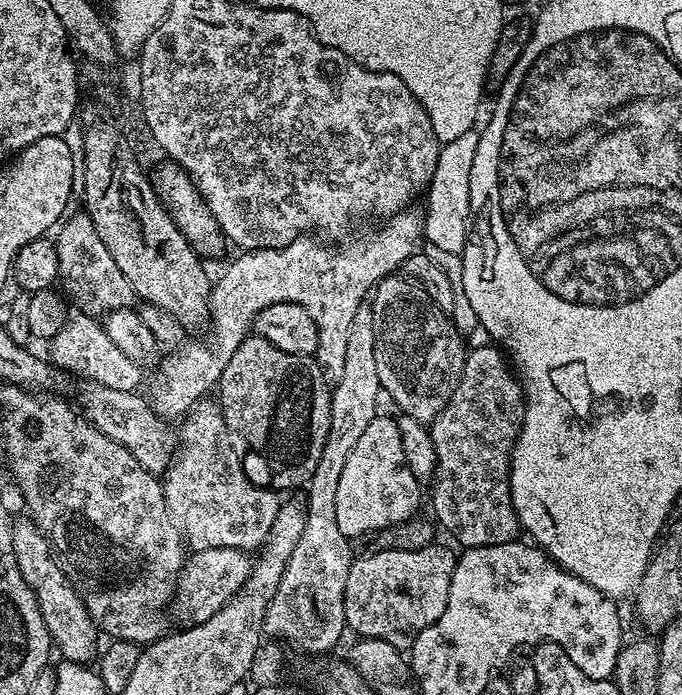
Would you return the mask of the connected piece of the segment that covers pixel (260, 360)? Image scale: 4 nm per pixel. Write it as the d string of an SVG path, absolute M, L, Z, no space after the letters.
M255 334L245 336L244 341L234 350L230 362L218 385L218 403L224 410L226 422L244 436L245 445L252 448L268 463L272 471L271 487L300 488L307 485L308 479L322 458L322 446L330 430L330 410L332 409L332 388L317 359L312 356L290 354Z

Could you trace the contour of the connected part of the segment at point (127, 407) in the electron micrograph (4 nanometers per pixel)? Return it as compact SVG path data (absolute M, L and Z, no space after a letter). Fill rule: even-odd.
M91 382L85 385L82 390L82 402L86 408L87 419L112 441L125 446L148 473L163 475L171 464L178 444L172 426L163 417L157 416L151 403L140 396L141 393L113 390Z

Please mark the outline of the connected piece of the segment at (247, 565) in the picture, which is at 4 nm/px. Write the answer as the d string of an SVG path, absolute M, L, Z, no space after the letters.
M202 548L185 559L180 575L174 581L176 616L184 626L201 624L206 618L214 618L222 606L240 593L240 587L250 578L253 557L243 548Z

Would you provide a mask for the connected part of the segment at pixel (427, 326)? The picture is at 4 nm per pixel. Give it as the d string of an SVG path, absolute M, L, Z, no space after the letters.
M393 274L384 277L371 293L370 303L372 305L372 313L374 314L374 334L376 335L376 341L374 342L374 362L378 362L378 378L380 379L381 389L386 393L387 399L389 396L397 404L400 408L399 411L403 415L412 417L416 421L430 424L433 420L436 420L438 414L448 405L448 399L451 398L453 390L458 386L460 371L464 365L464 357L466 355L466 347L464 348L465 337L460 334L452 323L449 313L443 312L424 291L417 287L415 283L405 279L403 275Z

